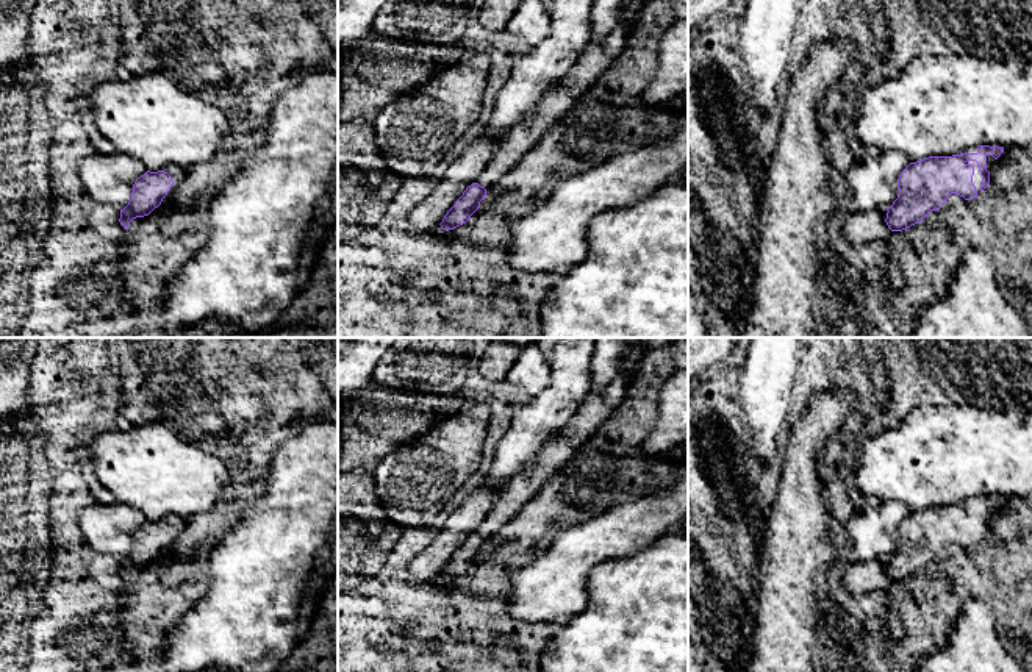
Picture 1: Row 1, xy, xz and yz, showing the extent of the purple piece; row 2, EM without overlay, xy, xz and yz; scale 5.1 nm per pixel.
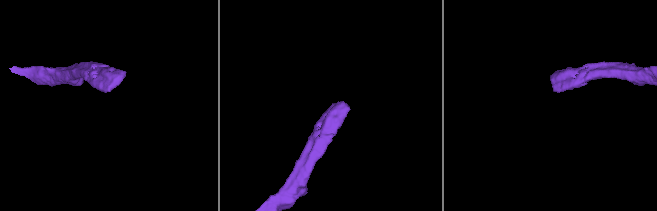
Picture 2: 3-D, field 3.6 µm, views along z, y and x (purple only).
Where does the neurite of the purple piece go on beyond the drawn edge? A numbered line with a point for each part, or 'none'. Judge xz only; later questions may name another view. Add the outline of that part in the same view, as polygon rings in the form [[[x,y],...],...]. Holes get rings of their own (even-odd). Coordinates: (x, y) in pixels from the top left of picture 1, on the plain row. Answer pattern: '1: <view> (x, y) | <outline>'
1: xz (598, 407) | [[[621,372],[608,386],[589,391],[571,420],[539,450],[525,472],[499,492],[477,533],[488,539],[503,528],[521,508],[532,502],[543,486],[593,438],[613,414],[627,392],[632,372]]]

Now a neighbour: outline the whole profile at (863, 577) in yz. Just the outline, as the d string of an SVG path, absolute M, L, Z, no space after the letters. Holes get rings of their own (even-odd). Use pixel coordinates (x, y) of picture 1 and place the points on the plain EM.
M887 559L852 563L843 574L841 588L857 595L890 588L893 581L885 572L887 563Z

